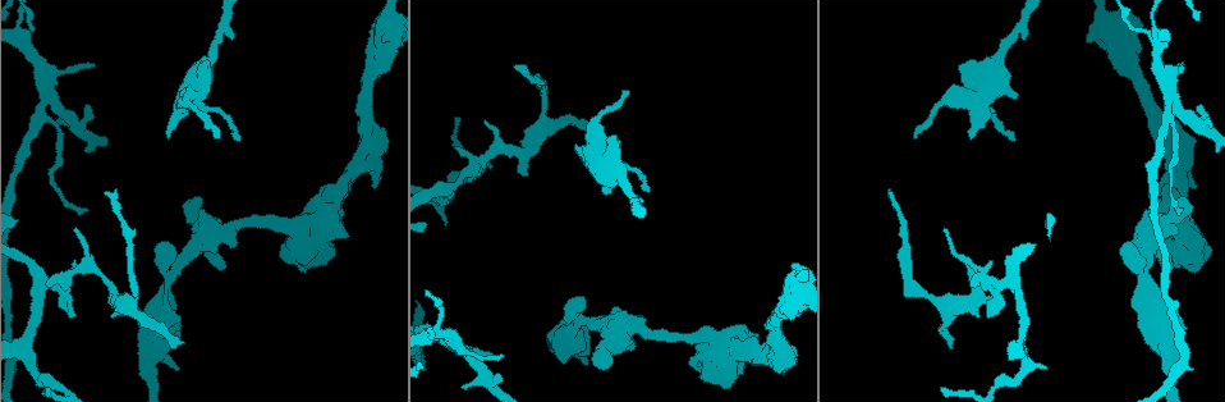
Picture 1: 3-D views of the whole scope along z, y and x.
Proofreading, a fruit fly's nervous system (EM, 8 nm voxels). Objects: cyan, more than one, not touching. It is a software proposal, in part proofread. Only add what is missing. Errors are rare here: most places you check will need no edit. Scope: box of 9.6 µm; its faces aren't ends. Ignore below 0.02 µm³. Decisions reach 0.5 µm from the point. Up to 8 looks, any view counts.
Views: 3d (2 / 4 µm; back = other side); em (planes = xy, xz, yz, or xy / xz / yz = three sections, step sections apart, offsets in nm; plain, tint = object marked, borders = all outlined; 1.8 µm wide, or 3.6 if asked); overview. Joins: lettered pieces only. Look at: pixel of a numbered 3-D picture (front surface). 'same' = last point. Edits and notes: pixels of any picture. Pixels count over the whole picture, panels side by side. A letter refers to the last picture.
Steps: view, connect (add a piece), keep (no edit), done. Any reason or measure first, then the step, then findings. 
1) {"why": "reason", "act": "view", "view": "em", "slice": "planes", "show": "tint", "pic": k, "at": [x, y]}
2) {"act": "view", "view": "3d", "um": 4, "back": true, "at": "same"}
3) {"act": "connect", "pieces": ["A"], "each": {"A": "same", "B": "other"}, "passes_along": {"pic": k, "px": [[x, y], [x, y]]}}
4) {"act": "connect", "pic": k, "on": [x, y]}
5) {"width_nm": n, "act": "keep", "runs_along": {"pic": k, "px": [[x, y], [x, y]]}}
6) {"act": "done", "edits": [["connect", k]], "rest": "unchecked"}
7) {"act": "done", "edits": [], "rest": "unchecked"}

{"why": "tapers out", "act": "view", "view": "em", "slice": "xy", "step": 4, "show": "borders", "pic": 1, "at": [181, 344]}

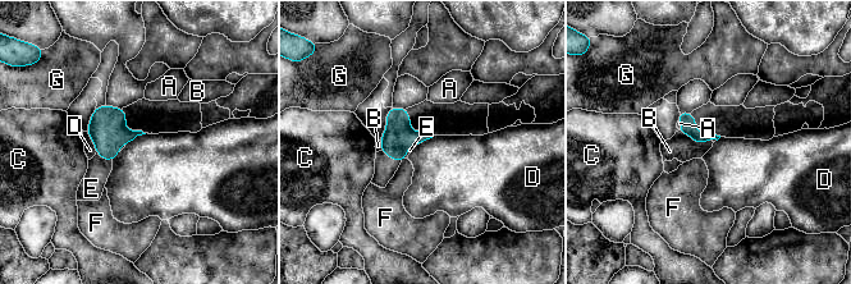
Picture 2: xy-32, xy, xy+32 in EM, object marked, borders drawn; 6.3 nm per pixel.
{"act": "view", "view": "em", "slice": "planes", "show": "borders", "at": "same"}

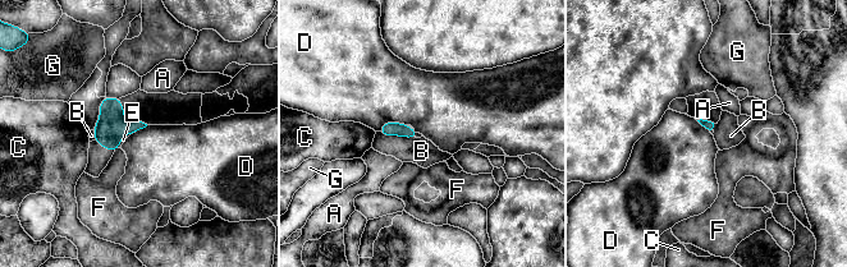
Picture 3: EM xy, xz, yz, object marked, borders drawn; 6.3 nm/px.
{"longest_contact_nm": ["B", 240], "act": "connect", "pieces": ["E"], "each": {"A": "other", "B": "other", "C": "other", "D": "other", "E": "same", "F": "other", "G": "other"}, "found": "the cell continues"}

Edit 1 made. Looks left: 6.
{"why": "free end", "act": "view", "view": "em", "slice": "planes", "show": "borders", "pic": 1, "at": [39, 369]}

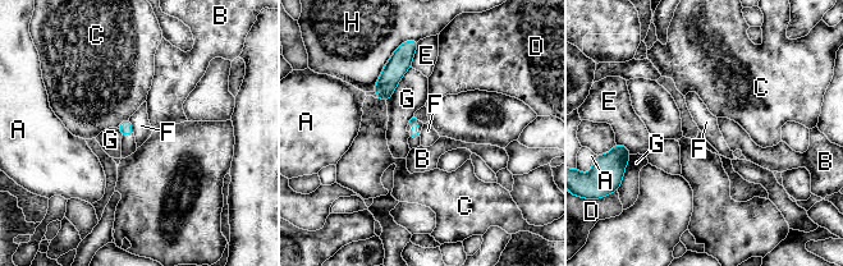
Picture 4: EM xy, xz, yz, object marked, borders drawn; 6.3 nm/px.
{"longest_contact_nm": ["H", 320], "act": "keep", "each": {"A": "other", "B": "other", "C": "other", "D": "other", "E": "other", "F": "other", "G": "other", "H": "other"}, "border": {"pic": 4, "px": [[128, 119], [134, 133]]}, "found": "no lettered piece goes on from it"}

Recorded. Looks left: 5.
{"why": "tapers out", "act": "view", "view": "em", "slice": "planes", "show": "plain", "pic": 1, "at": [72, 316]}

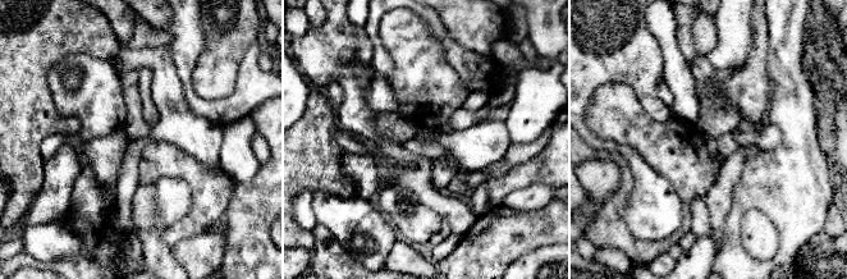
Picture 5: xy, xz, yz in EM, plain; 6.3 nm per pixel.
{"why": "what lies round it", "act": "view", "view": "em", "slice": "planes", "show": "borders", "at": "same"}

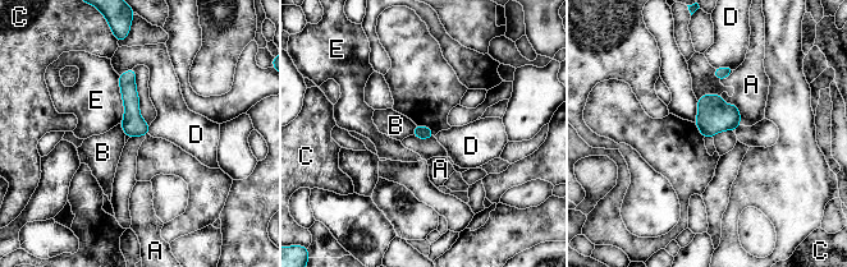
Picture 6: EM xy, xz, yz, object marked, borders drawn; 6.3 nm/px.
{"act": "keep", "each": {"A": "other", "B": "other", "C": "other", "D": "other", "E": "other"}, "border": {"pic": 6, "px": [[119, 124], [126, 134]]}, "found": "none of them fits"}

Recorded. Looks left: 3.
{"why": "thin end", "act": "view", "view": "3d", "um": 2, "pic": 1, "at": [514, 66]}

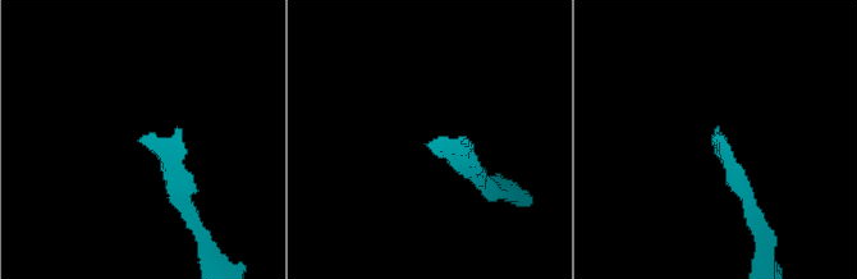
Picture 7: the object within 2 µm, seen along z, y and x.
{"act": "view", "view": "em", "slice": "xy", "step": 4, "show": "tint", "pic": 7, "at": [142, 138]}

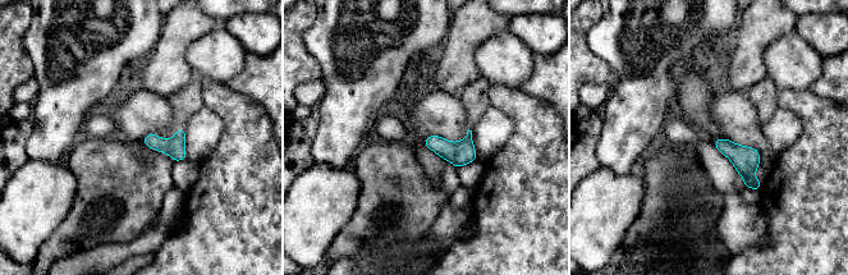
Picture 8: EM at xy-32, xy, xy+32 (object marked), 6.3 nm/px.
{"act": "view", "view": "em", "slice": "planes", "show": "borders", "at": "same"}

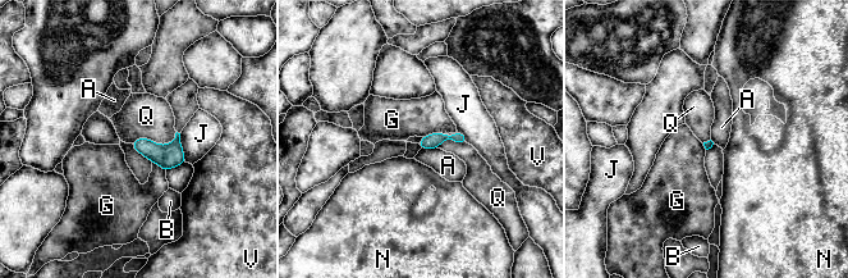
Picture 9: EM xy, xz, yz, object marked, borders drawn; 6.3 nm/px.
{"act": "keep", "each": {"A": "other", "B": "other", "G": "other", "J": "other", "N": "other", "Q": "other", "V": "other"}, "runs_along": {"pic": 9, "px": [[463, 140], [438, 137], [422, 144]]}, "found": "none of them fits"}

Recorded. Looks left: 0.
{"act": "done", "edits": [["connect", 3]], "rest": "unchecked"}

